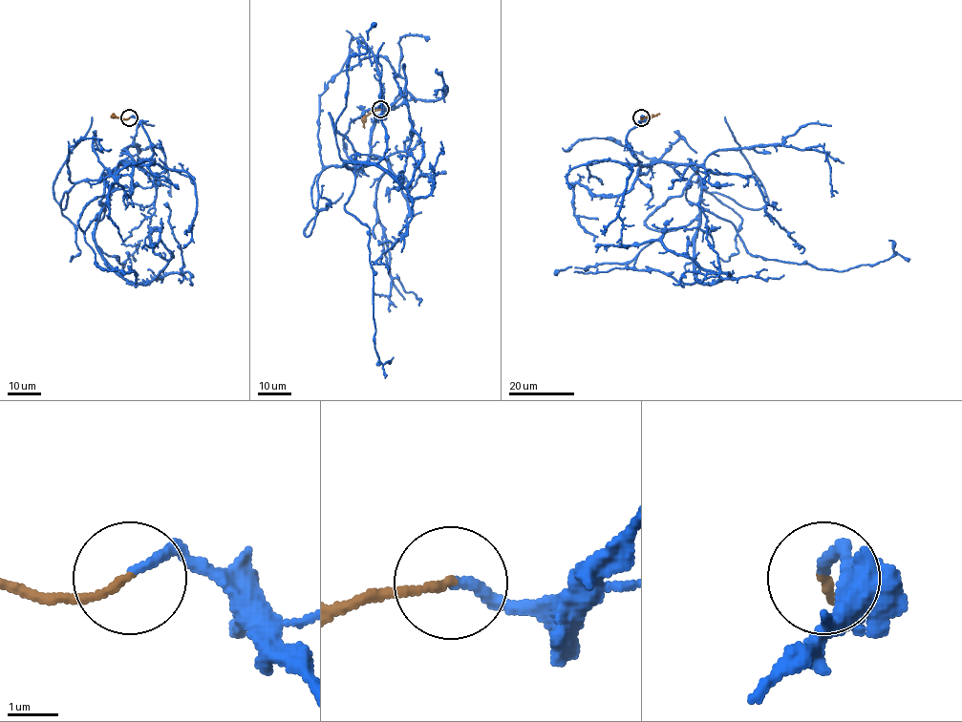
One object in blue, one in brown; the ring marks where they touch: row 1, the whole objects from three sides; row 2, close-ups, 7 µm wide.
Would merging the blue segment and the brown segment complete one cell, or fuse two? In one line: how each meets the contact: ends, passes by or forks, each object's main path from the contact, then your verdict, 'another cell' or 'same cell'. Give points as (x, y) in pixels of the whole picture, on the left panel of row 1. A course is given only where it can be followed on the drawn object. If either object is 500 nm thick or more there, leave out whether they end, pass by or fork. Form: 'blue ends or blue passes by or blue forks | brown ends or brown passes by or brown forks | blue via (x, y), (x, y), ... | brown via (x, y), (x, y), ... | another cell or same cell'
blue ends | brown ends | blue via (129, 117), (153, 154), (105, 176), (95, 243), (134, 283), (172, 257), (157, 226), (146, 244) | brown via (129, 117), (114, 114) | same cell

